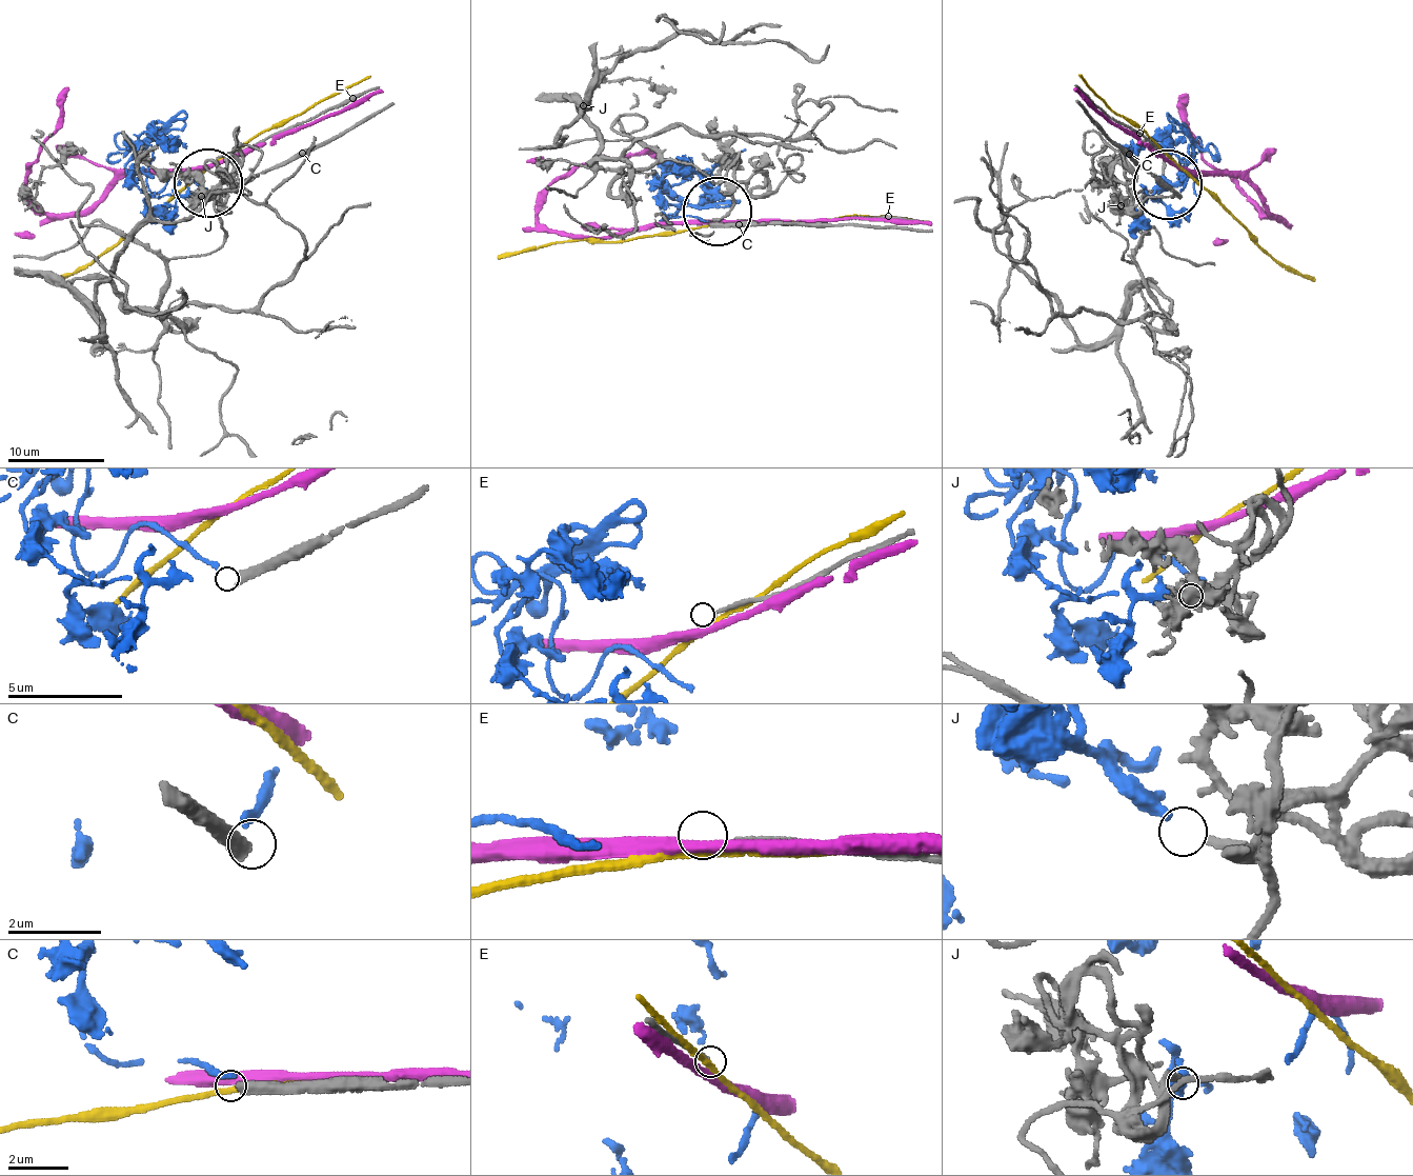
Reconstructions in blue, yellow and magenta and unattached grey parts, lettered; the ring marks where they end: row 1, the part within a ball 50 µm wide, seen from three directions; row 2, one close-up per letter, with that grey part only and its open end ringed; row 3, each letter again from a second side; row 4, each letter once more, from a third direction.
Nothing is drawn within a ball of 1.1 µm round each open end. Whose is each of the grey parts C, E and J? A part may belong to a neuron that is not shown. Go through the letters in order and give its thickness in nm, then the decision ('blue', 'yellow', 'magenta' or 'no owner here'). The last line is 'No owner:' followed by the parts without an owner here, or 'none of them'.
C: 360 nm thick; no owner here
E: 140 nm thick; no owner here
J: 200 nm thick; blue
No owner: C, E

